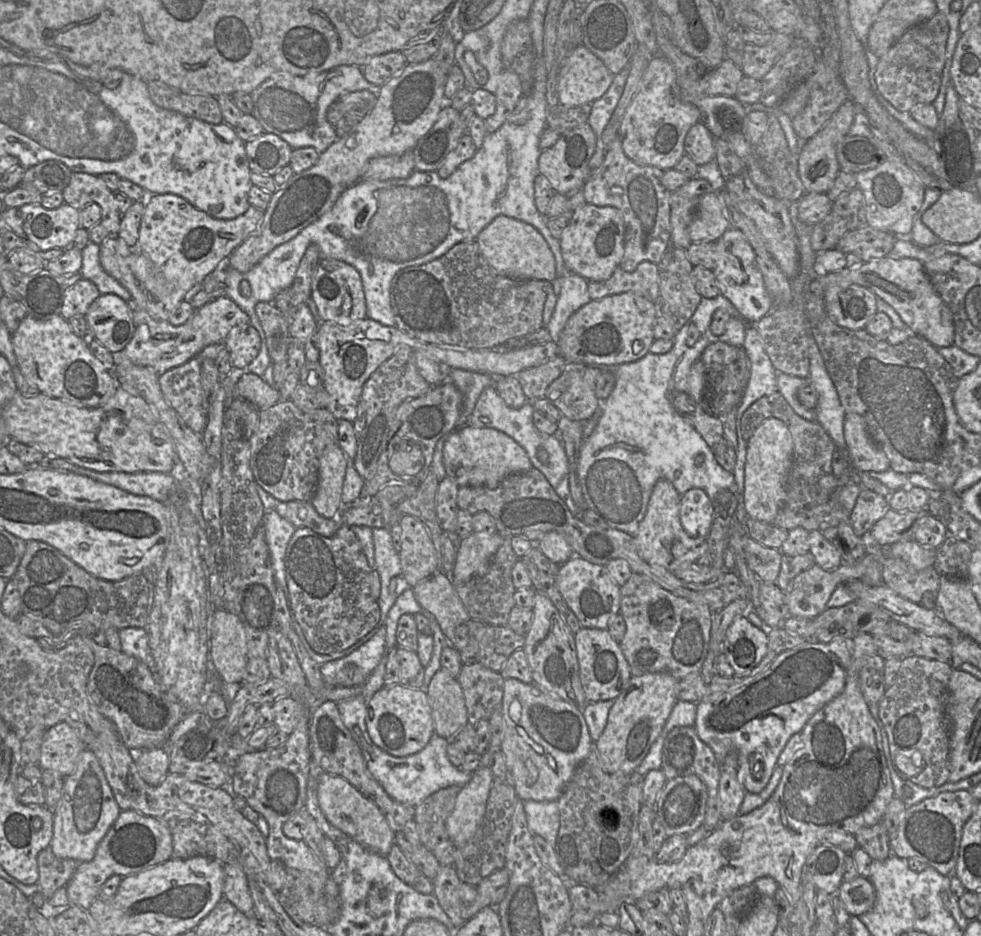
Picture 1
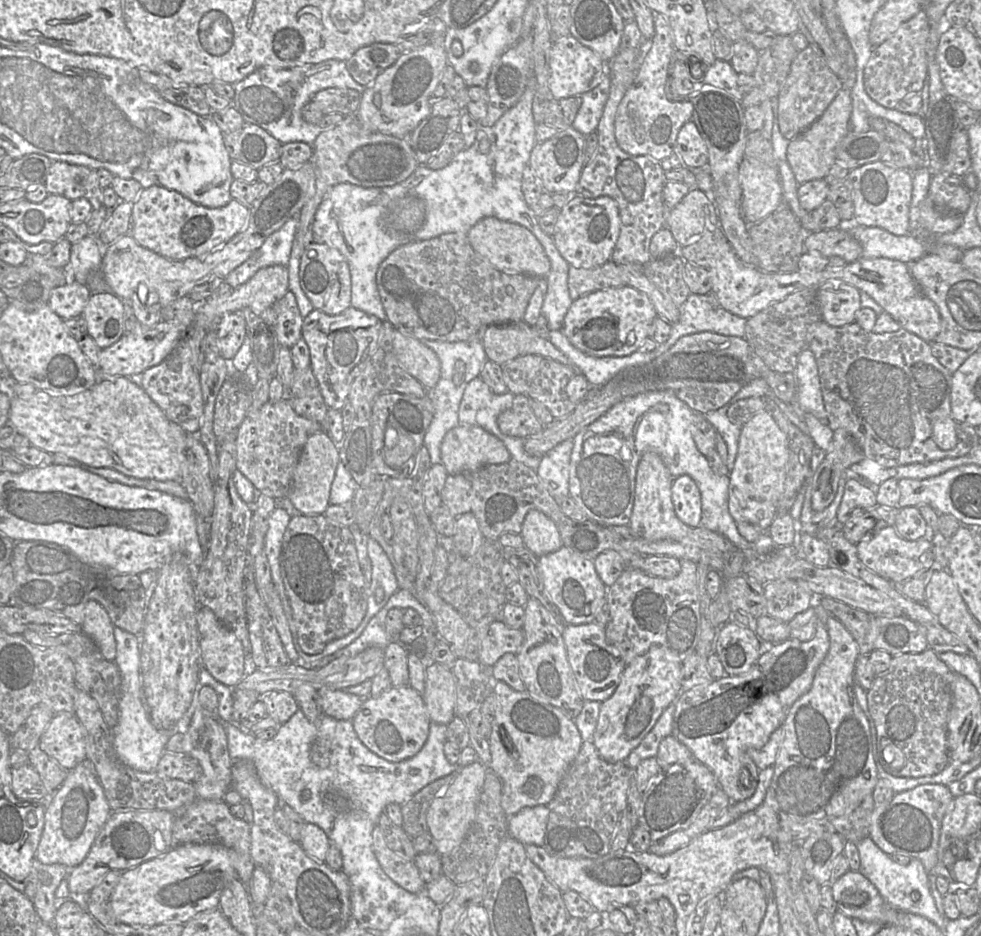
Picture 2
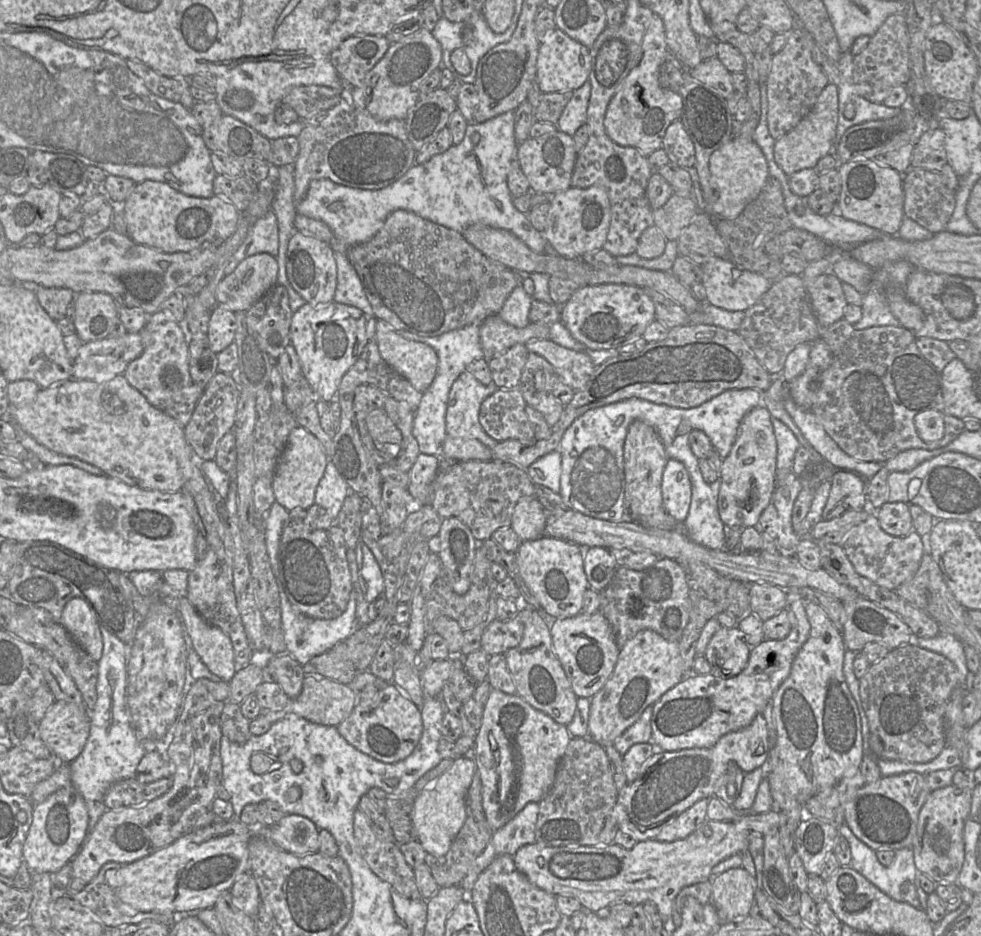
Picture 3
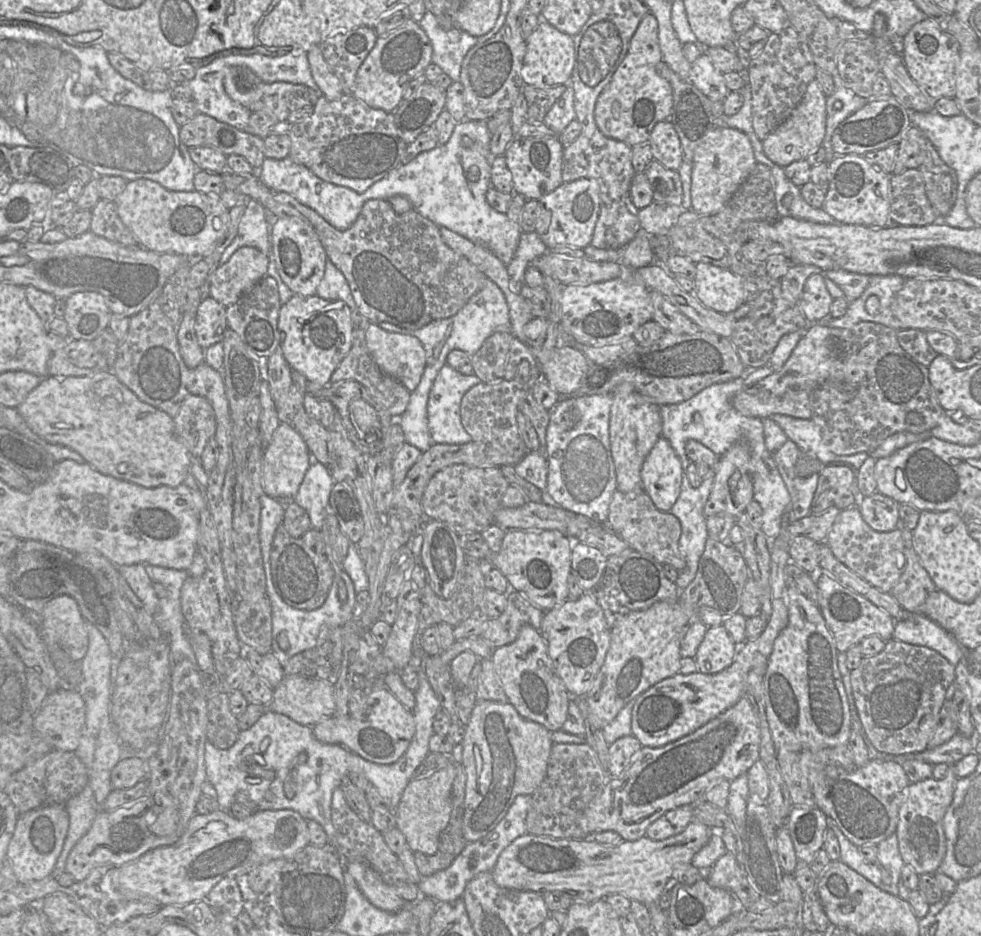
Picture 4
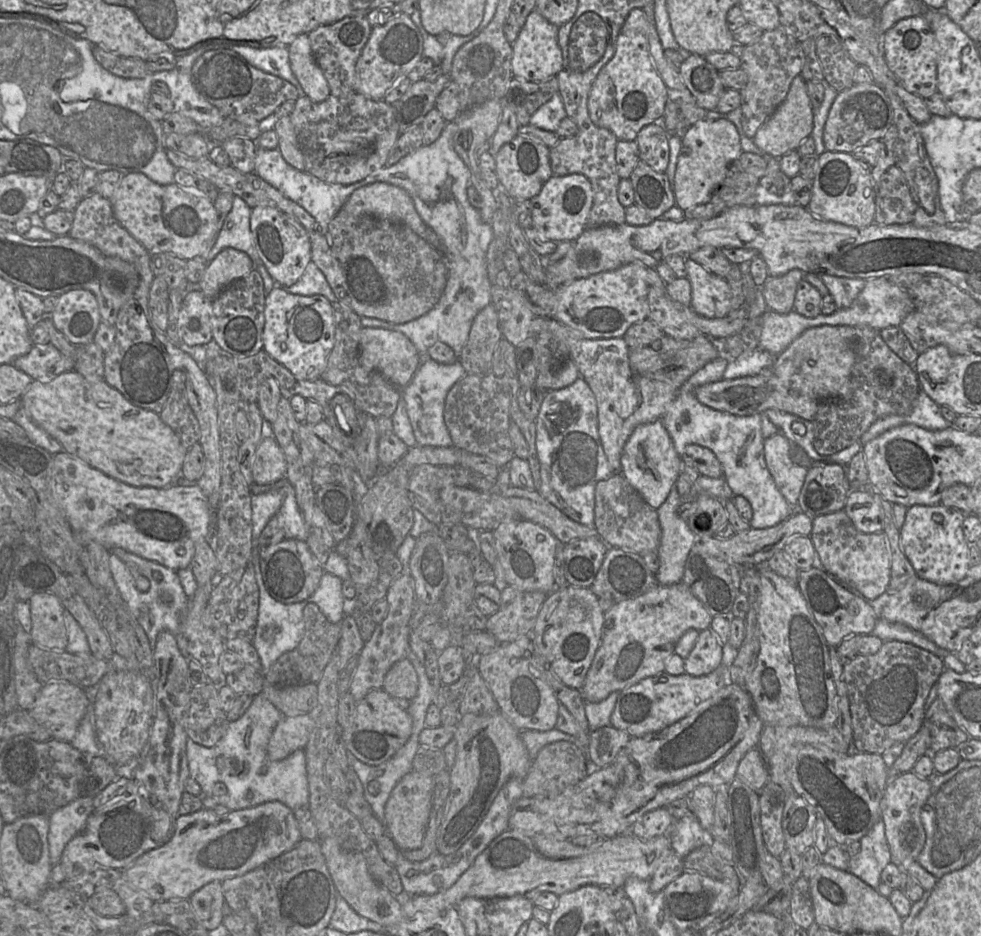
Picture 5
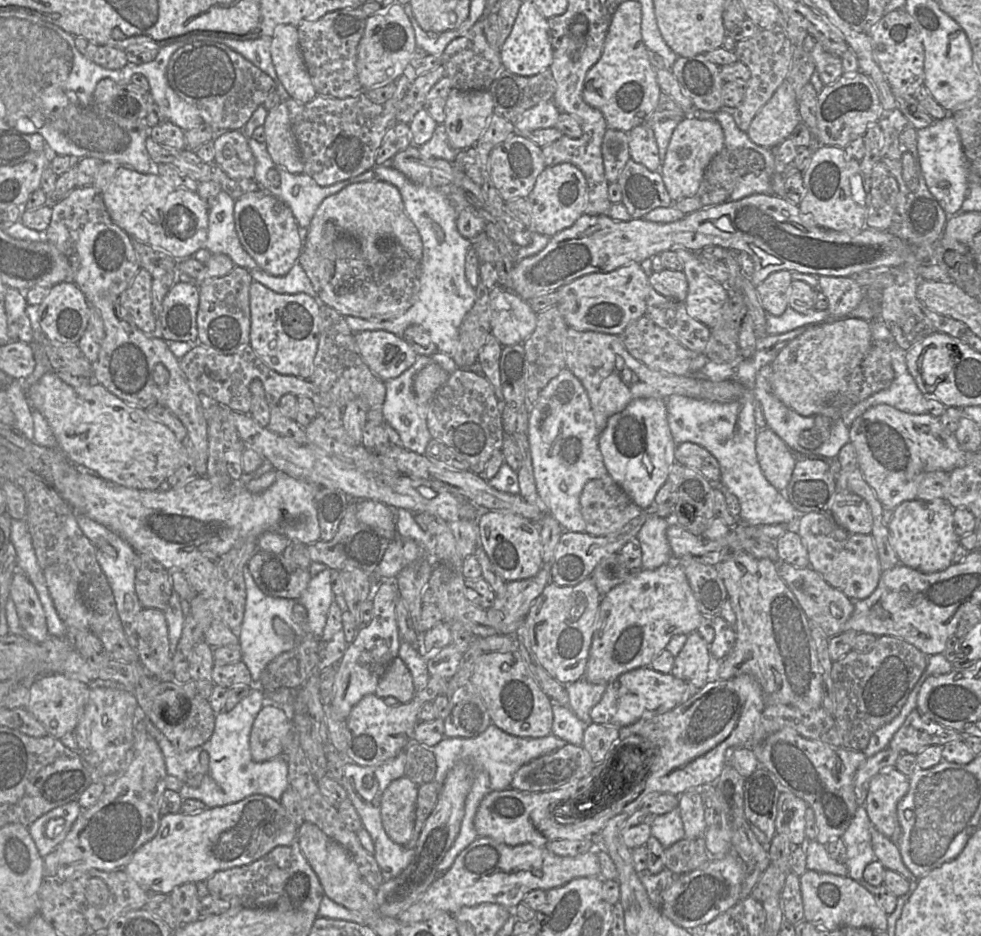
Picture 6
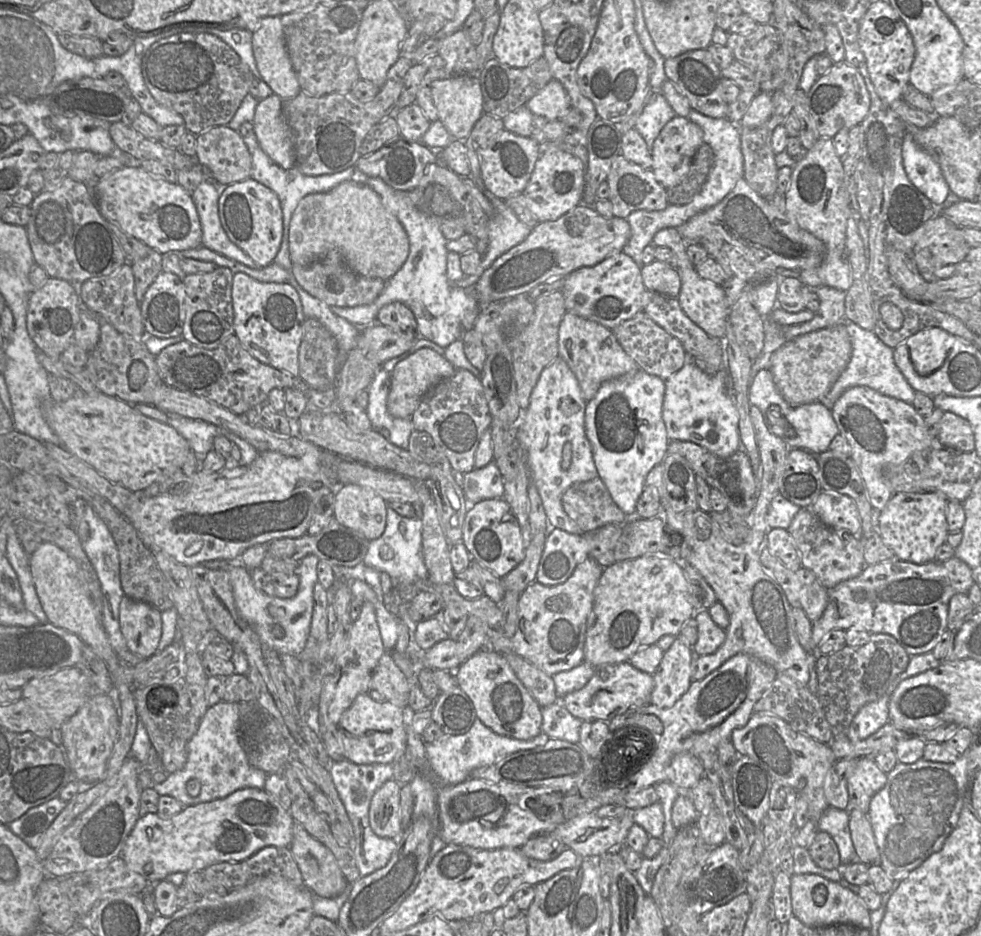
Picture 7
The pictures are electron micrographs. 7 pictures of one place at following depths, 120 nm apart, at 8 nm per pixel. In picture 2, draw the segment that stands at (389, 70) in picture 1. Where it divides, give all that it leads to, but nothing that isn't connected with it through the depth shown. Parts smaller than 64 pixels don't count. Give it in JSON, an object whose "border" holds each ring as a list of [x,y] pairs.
{"border":[[[373,43],[359,48],[350,59],[346,67],[353,79],[369,86],[385,69],[392,66],[400,56],[395,44]]]}

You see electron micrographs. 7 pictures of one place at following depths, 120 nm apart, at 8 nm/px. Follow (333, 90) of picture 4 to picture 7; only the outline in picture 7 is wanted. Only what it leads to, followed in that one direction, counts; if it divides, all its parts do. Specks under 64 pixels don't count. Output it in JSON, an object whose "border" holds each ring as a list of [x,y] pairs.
{"border":[[[280,17],[263,18],[252,32],[252,48],[261,79],[282,100],[301,93],[288,55]]]}

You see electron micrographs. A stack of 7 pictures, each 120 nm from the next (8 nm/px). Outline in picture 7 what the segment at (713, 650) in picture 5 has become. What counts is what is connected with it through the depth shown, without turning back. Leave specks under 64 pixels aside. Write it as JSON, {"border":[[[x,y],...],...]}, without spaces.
{"border":[[[676,638],[653,674],[654,688],[650,704],[659,708],[672,707],[689,689],[692,663],[697,655],[693,648]]]}

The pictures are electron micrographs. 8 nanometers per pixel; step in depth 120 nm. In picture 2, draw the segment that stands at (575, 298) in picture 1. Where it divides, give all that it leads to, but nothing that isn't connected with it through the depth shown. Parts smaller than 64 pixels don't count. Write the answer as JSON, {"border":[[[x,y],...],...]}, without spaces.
{"border":[[[554,251],[553,254],[557,257],[557,260],[552,260],[550,271],[545,277],[547,291],[541,313],[547,319],[549,330],[561,330],[564,317],[573,302],[568,290],[570,265],[558,251]]]}

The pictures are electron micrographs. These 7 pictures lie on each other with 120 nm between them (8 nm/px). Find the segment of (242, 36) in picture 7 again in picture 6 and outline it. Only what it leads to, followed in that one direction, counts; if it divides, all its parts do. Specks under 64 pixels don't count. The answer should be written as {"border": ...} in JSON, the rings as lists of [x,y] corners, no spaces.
{"border":[[[262,36],[257,39],[232,40],[222,39],[223,44],[231,50],[235,50],[249,63],[258,67],[265,74],[270,76],[274,82],[279,81],[271,58],[271,37]]]}

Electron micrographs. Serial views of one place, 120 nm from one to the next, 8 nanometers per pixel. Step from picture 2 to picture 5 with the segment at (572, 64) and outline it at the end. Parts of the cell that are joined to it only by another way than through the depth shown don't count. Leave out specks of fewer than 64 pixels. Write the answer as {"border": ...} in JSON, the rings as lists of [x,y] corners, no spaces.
{"border":[[[536,9],[528,15],[517,39],[512,43],[511,68],[514,77],[532,82],[542,82],[556,77],[563,65],[562,50],[558,43],[558,28]]]}

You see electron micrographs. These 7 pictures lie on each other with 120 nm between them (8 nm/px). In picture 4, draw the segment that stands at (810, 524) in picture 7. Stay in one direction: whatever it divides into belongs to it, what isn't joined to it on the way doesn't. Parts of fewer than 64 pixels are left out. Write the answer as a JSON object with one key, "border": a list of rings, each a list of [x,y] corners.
{"border":[[[857,507],[842,510],[837,515],[824,543],[840,562],[882,592],[890,593],[905,568],[901,530],[875,531],[865,522]]]}

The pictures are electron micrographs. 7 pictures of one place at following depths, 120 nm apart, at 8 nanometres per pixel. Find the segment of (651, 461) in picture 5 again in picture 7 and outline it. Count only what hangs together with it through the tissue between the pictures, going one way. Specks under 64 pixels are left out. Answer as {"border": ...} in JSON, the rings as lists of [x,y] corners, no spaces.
{"border":[[[637,369],[604,382],[595,396],[586,403],[585,431],[592,445],[593,459],[599,478],[606,485],[614,502],[630,517],[635,516],[636,503],[646,486],[646,476],[668,453],[670,439],[662,415],[664,396],[665,380]]]}

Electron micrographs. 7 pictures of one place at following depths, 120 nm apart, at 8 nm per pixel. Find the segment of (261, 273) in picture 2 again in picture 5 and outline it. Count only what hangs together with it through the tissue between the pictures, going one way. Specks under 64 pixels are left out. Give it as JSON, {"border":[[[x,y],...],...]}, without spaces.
{"border":[[[226,248],[210,261],[199,282],[199,291],[209,299],[216,298],[227,286],[253,270],[251,258],[244,252]]]}

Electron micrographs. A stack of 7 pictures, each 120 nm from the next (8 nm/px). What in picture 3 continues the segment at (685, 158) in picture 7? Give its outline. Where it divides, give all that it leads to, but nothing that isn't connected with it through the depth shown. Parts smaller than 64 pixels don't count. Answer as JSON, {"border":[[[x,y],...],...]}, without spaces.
{"border":[[[735,137],[716,150],[709,159],[711,186],[718,192],[718,199],[710,205],[710,216],[728,220],[736,219],[746,205],[757,197],[770,176],[766,158],[751,139]]]}

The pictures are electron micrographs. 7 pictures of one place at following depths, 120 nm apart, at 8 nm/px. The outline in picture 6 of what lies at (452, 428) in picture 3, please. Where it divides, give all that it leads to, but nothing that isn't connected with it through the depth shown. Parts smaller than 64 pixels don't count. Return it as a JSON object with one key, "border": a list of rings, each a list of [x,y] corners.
{"border":[[[438,351],[431,356],[418,355],[414,365],[404,371],[396,378],[384,381],[386,386],[386,396],[382,404],[384,423],[393,427],[401,438],[401,445],[407,450],[418,454],[424,454],[427,444],[433,438],[427,427],[427,403],[418,402],[413,382],[415,376],[427,365],[436,363],[450,375],[457,368],[453,357],[449,354]]]}

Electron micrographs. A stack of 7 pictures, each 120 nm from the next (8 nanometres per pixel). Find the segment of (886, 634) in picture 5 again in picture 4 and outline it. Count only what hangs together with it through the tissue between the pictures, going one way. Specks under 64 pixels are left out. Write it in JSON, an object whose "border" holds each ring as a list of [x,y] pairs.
{"border":[[[908,614],[901,620],[895,620],[893,639],[908,644],[928,647],[944,656],[952,665],[957,666],[964,653],[954,637],[934,621],[922,614]]]}

